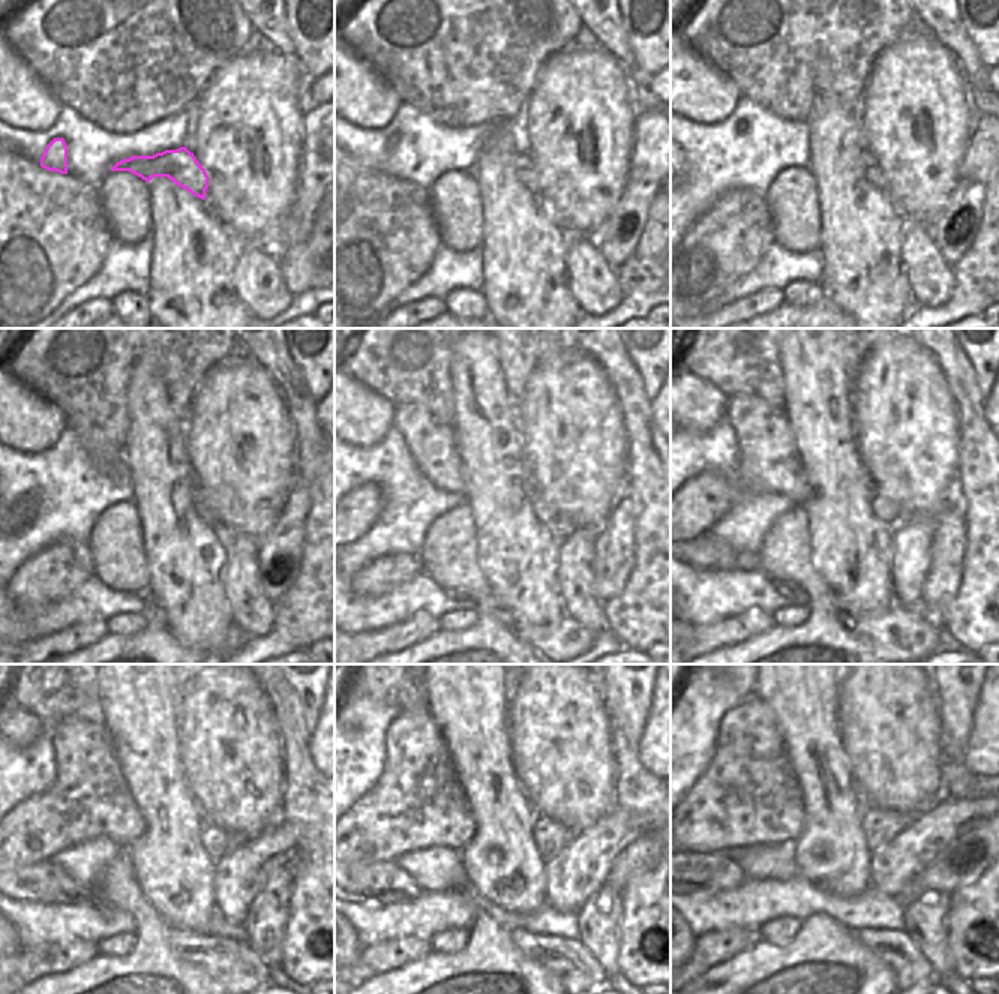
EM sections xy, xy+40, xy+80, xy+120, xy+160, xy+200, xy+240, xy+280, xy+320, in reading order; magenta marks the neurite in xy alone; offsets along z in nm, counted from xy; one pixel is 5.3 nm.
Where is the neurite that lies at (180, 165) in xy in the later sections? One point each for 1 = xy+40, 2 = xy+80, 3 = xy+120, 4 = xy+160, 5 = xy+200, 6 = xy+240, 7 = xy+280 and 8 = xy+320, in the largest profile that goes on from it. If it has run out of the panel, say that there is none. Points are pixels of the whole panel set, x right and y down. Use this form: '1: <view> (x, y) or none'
1: xy+40 (525, 170)
2: xy+80 (873, 173)
3: xy+120 (201, 505)
4: xy+160 (545, 513)
5: xy+200 (887, 510)
6: xy+240 (216, 841)
7: xy+280 (551, 837)
8: xy+320 (881, 826)

